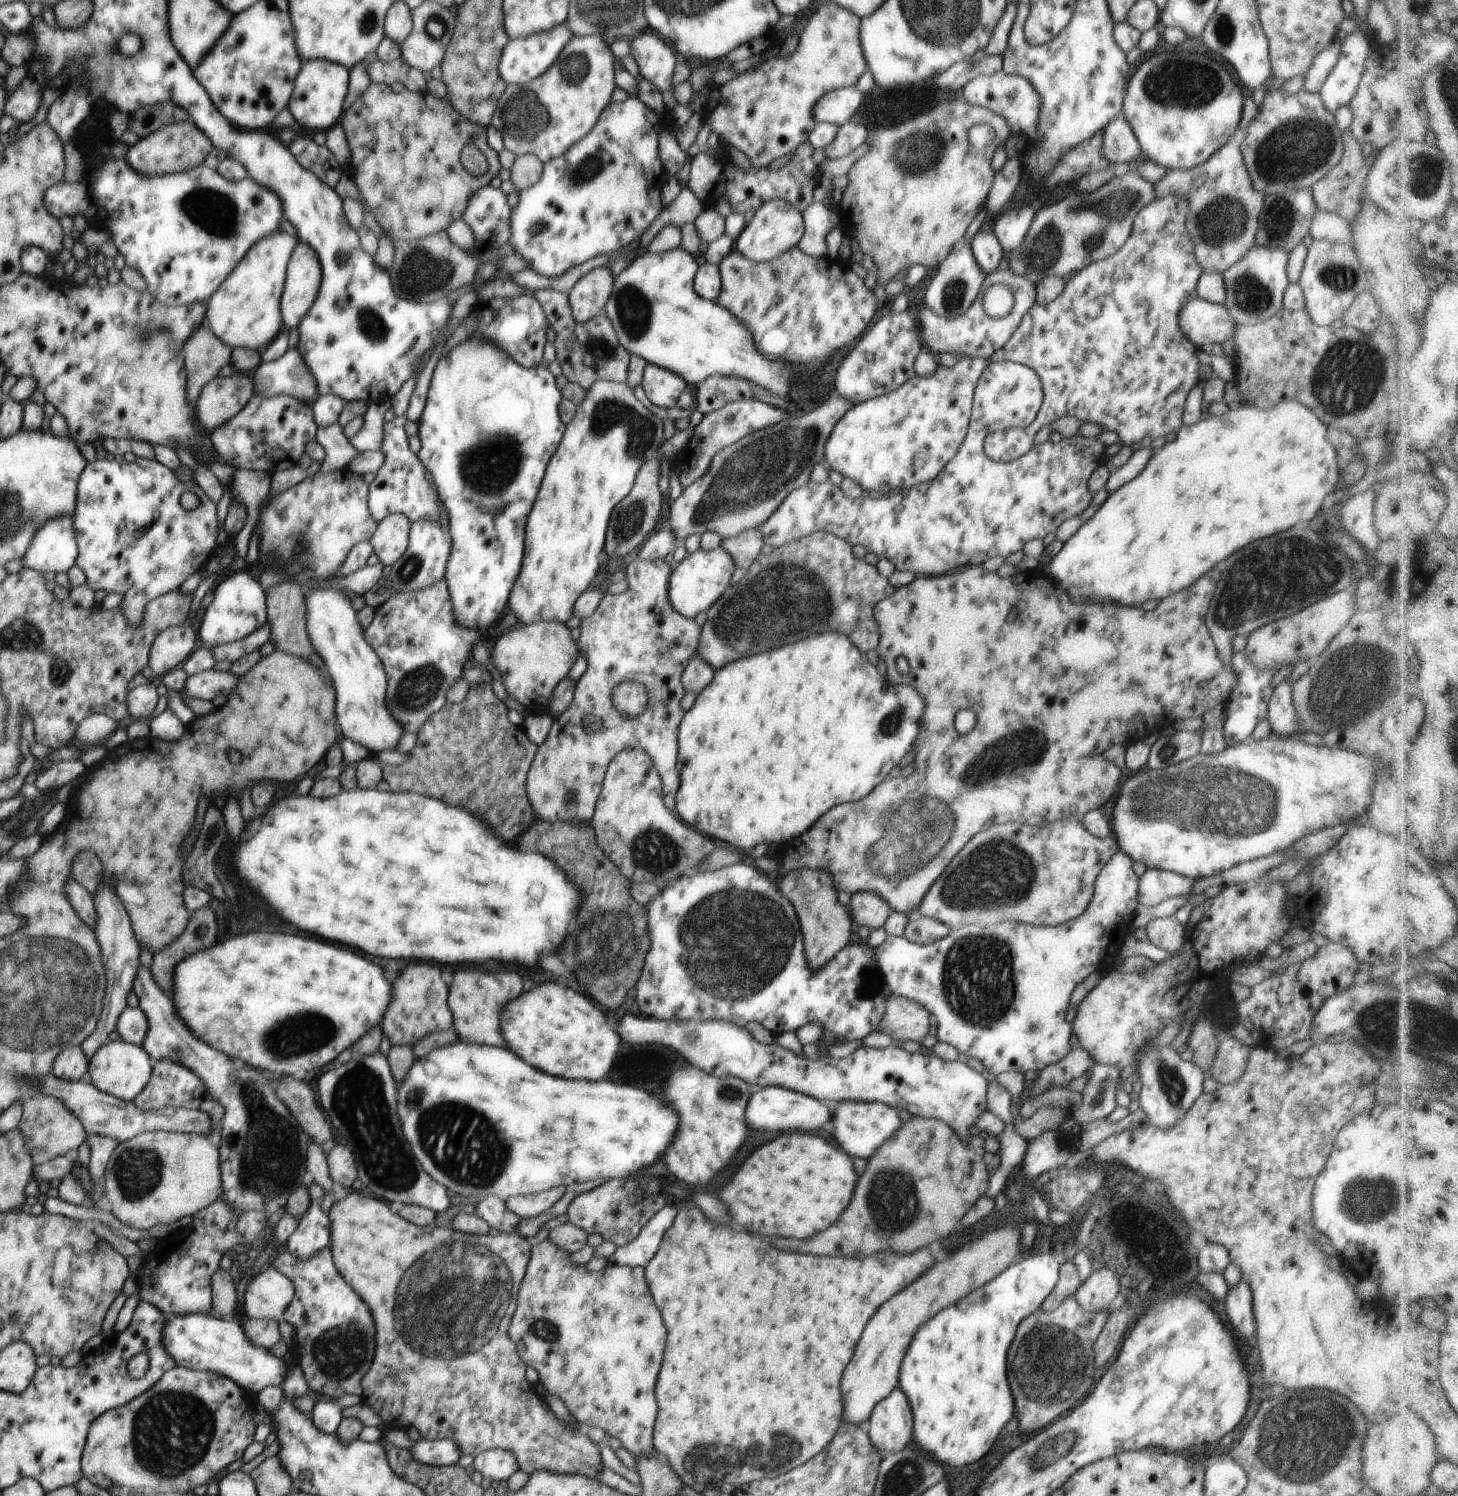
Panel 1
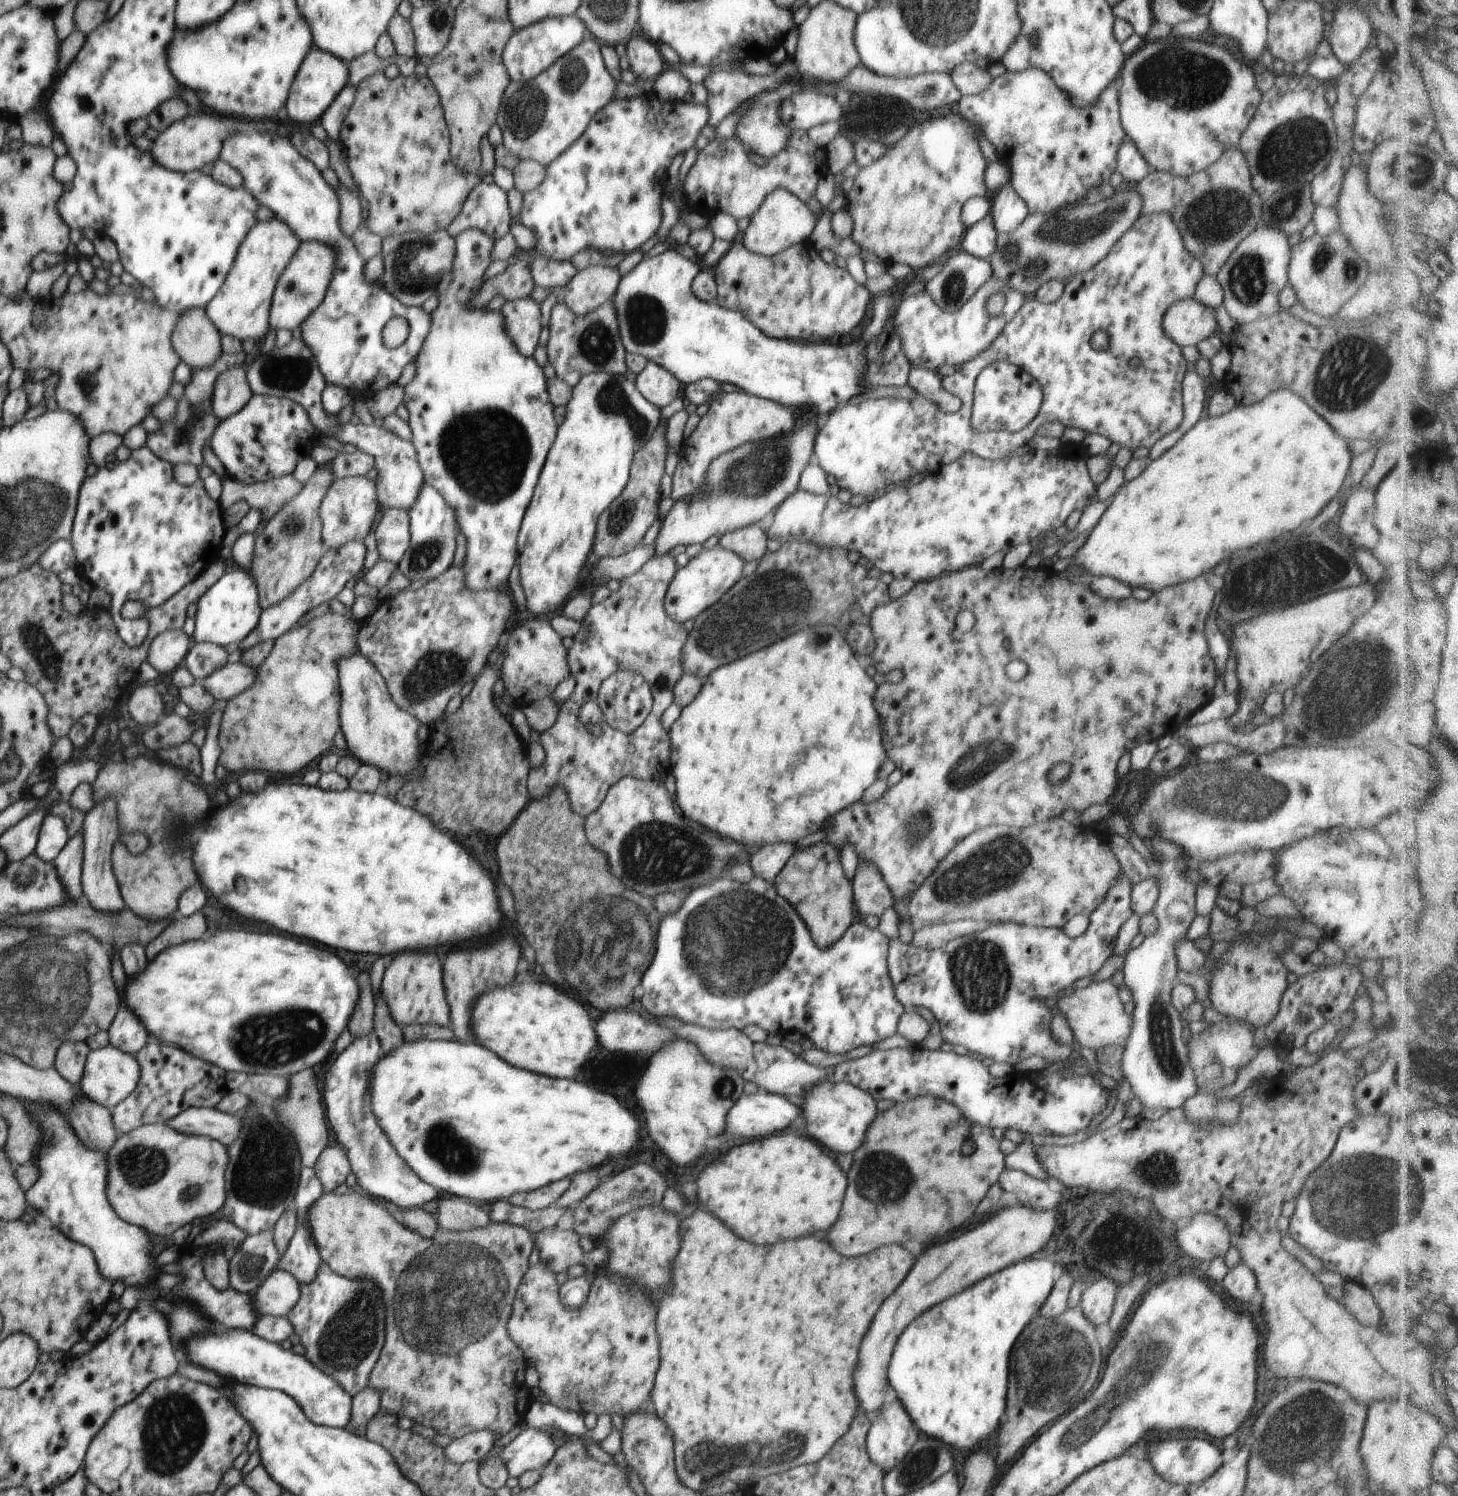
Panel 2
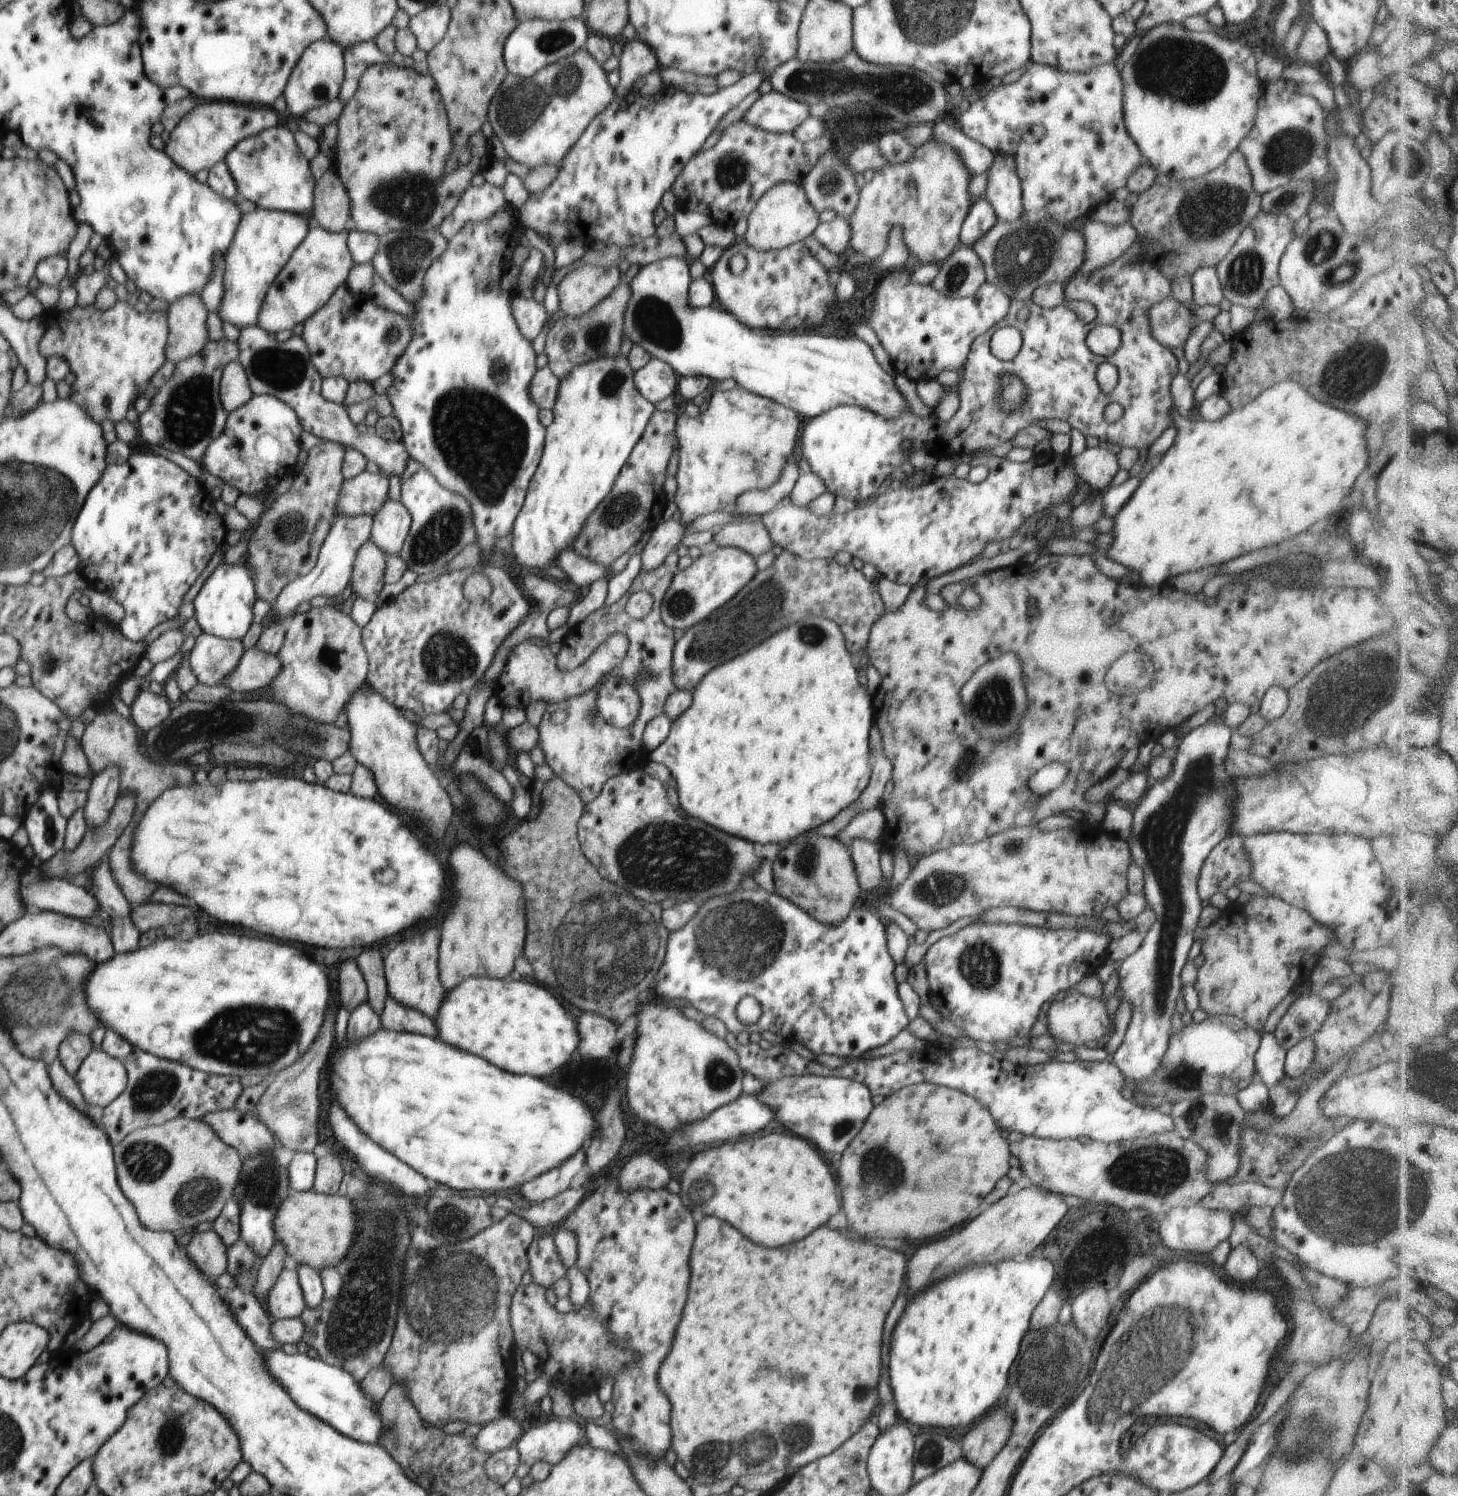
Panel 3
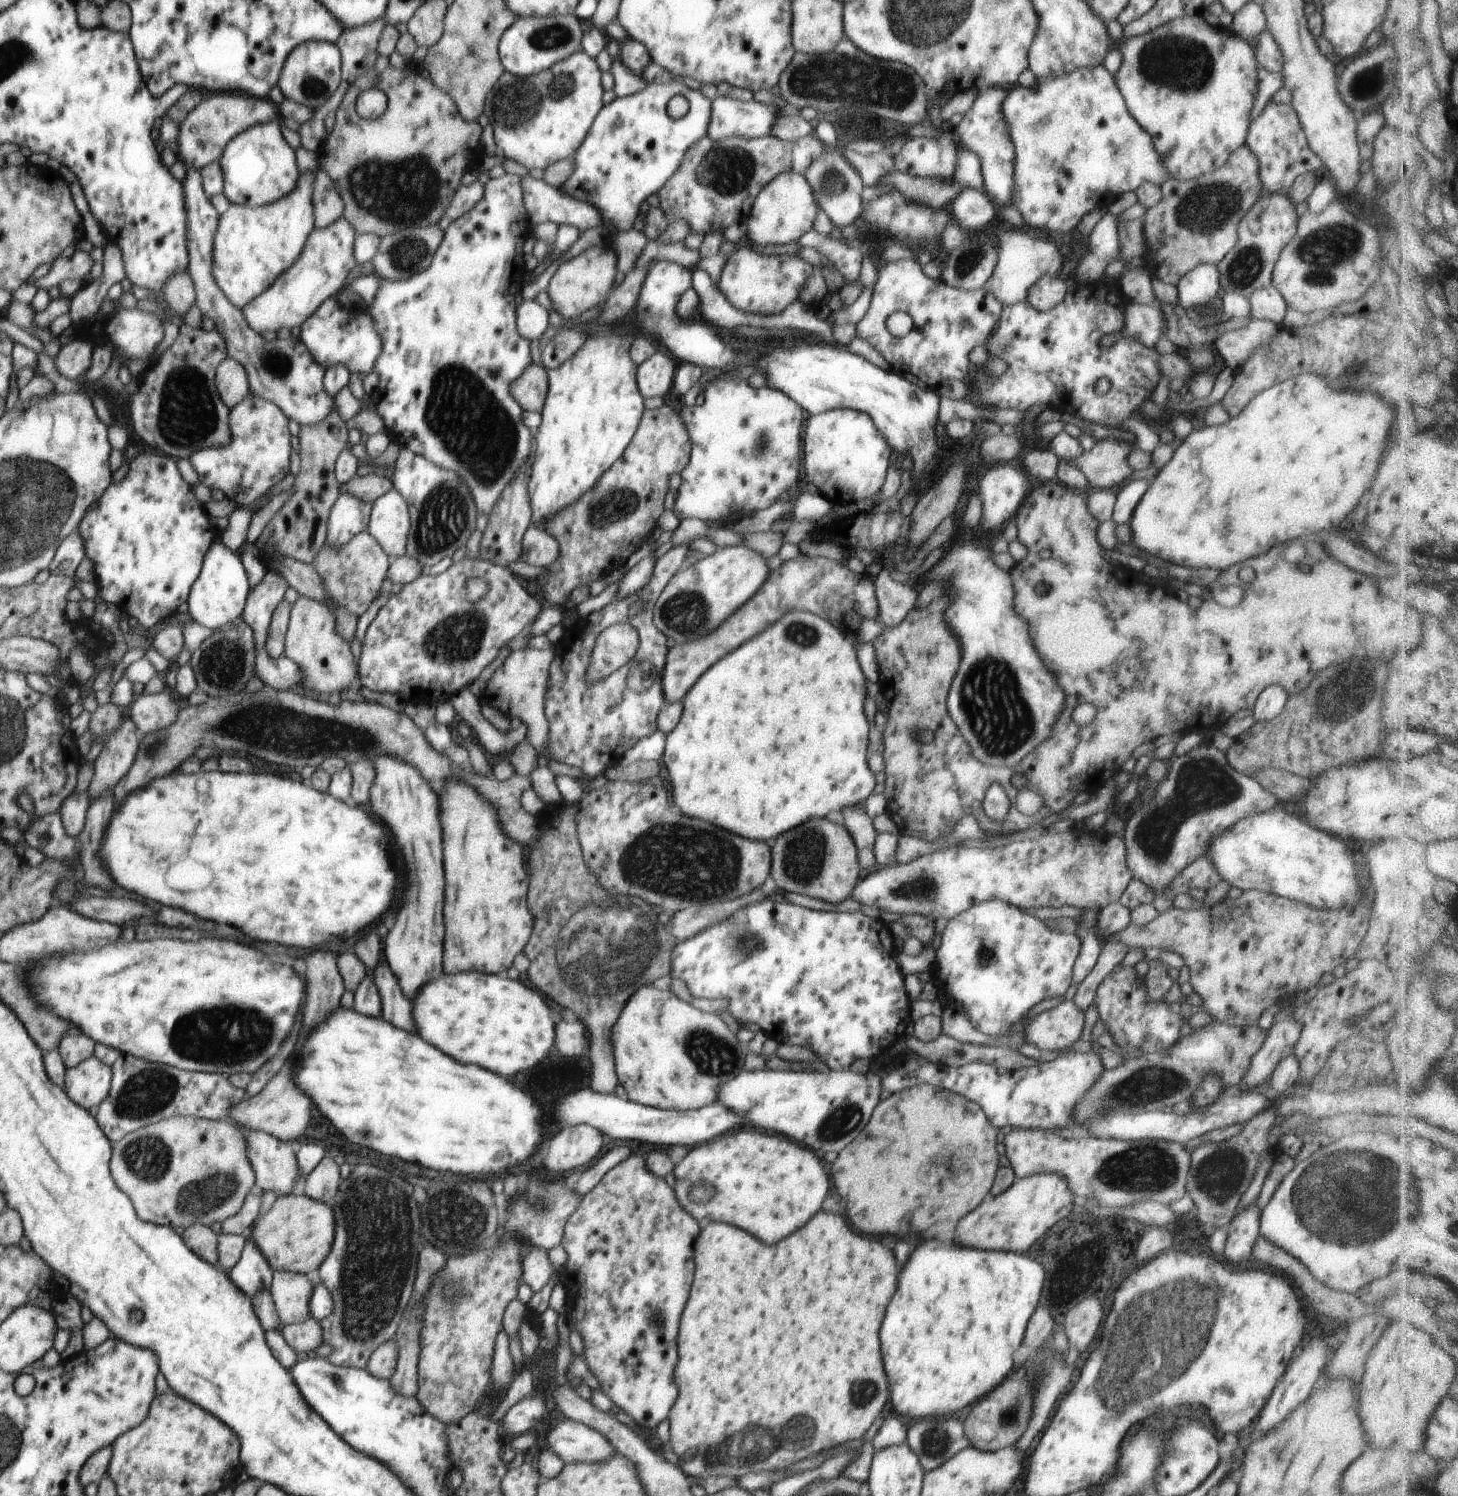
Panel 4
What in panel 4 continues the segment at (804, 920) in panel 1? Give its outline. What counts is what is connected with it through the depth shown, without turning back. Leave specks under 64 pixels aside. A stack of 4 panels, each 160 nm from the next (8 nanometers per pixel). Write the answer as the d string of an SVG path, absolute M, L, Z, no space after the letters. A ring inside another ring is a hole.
M812 818L802 826L796 826L788 834L776 838L771 848L770 885L791 893L836 904L852 894L863 872L858 864L858 850L842 824L826 818Z

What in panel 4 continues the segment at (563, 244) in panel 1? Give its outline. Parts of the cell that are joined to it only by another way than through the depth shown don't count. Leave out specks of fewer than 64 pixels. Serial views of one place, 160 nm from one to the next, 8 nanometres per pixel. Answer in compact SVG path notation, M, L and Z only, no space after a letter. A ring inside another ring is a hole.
M679 79L668 84L649 84L644 90L624 98L616 98L600 110L598 117L594 120L592 127L588 130L584 142L573 155L574 172L564 182L559 190L562 194L568 194L580 202L592 204L600 216L602 225L610 222L613 230L624 232L632 230L636 222L640 207L648 197L658 194L666 182L679 170L686 152L694 144L698 144L702 138L708 135L708 126L712 118L712 106L714 102L706 98L700 90L692 90ZM676 95L682 95L690 103L688 114L679 120L670 118L667 114L668 102Z

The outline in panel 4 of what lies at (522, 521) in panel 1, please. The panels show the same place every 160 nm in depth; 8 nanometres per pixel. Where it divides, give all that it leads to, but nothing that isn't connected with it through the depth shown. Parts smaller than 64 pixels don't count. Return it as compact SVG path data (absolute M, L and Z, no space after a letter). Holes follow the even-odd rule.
M504 174L500 178L492 178L484 184L484 196L482 200L464 216L454 220L443 232L443 240L434 254L434 259L430 267L412 278L402 280L382 280L380 288L374 296L372 308L368 312L374 318L374 326L382 338L382 354L374 366L374 372L378 374L380 382L375 395L375 412L384 421L386 434L392 441L401 447L405 447L410 452L425 457L429 462L442 468L442 470L452 470L458 474L458 478L468 486L470 494L474 500L477 513L489 516L490 510L497 504L498 498L506 490L510 482L518 476L518 470L526 464L535 452L534 430L524 425L522 406L512 398L510 394L510 384L522 375L522 372L532 364L530 353L530 341L523 338L517 330L515 318L516 297L520 294L524 286L523 277L526 270L524 268L523 246L529 236L530 221L523 204L523 194L520 177L516 174Z

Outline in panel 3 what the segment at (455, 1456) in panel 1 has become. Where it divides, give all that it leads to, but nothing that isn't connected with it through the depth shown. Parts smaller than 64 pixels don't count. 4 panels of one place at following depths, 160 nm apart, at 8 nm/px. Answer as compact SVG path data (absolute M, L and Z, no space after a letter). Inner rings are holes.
M507 1413L489 1422L475 1436L475 1445L480 1450L493 1454L510 1447L520 1436L522 1436L522 1423Z

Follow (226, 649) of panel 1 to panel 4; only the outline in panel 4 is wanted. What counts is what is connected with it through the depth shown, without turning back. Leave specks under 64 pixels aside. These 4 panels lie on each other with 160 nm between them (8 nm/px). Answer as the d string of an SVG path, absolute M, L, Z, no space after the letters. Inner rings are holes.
M341 491L327 521L325 543L344 548L344 544L348 544L360 532L367 531L372 506L371 502L362 502L360 498Z

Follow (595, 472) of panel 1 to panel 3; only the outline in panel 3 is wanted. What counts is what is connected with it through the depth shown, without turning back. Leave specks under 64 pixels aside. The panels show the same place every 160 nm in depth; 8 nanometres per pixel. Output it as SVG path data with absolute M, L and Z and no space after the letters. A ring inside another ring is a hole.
M618 352L614 356L598 357L575 366L559 382L552 408L554 419L546 427L543 453L511 532L515 562L524 568L542 569L556 565L561 550L572 548L585 520L613 489L620 469L626 464L655 411L655 406L638 392L634 375L628 357Z

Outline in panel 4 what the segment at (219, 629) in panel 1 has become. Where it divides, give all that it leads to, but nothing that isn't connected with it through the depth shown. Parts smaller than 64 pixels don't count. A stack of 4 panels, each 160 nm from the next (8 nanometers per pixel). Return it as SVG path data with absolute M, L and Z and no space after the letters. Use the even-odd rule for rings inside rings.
M218 539L206 552L200 576L190 590L187 601L189 614L195 622L214 631L230 626L232 622L242 616L250 590L249 579L239 558L239 553L228 550Z

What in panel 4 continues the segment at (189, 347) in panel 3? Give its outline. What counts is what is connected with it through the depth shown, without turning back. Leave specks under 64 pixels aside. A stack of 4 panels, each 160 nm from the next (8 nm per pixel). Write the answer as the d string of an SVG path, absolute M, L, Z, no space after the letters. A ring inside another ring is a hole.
M189 272L174 274L166 280L160 296L168 303L170 309L181 320L184 320L188 308L195 304L196 294Z

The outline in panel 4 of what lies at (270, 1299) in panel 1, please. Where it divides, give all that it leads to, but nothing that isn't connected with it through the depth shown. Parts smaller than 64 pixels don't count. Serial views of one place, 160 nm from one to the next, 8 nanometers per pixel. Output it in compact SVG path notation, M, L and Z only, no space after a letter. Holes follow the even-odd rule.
M273 1270L270 1293L282 1326L310 1318L308 1302L312 1298L312 1290L314 1286L306 1275Z

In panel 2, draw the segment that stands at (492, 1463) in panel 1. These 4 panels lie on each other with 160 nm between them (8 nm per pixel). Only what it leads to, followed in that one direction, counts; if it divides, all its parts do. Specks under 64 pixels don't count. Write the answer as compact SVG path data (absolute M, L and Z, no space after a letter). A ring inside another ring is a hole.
M524 1425L516 1431L506 1447L500 1452L509 1476L519 1477L531 1470L541 1471L554 1458L557 1442L545 1429Z

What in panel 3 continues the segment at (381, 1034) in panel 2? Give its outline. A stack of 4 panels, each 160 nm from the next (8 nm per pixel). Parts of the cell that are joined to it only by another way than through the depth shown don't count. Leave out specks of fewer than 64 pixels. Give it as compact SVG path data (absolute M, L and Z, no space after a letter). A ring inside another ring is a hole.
M366 948L358 956L357 965L367 984L367 1000L376 1011L376 1014L381 1016L385 998L389 995L382 956L376 948Z

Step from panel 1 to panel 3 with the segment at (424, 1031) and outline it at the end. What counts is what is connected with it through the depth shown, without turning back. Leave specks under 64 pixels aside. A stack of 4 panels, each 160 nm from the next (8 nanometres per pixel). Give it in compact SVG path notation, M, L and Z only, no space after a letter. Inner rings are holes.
M424 928L418 934L400 940L383 960L390 996L411 1009L419 1010L432 1020L446 991L438 976L438 940L440 934L436 928Z

